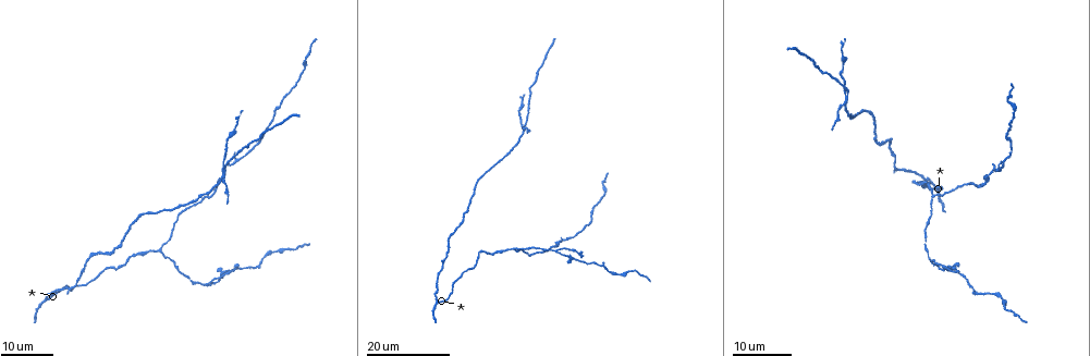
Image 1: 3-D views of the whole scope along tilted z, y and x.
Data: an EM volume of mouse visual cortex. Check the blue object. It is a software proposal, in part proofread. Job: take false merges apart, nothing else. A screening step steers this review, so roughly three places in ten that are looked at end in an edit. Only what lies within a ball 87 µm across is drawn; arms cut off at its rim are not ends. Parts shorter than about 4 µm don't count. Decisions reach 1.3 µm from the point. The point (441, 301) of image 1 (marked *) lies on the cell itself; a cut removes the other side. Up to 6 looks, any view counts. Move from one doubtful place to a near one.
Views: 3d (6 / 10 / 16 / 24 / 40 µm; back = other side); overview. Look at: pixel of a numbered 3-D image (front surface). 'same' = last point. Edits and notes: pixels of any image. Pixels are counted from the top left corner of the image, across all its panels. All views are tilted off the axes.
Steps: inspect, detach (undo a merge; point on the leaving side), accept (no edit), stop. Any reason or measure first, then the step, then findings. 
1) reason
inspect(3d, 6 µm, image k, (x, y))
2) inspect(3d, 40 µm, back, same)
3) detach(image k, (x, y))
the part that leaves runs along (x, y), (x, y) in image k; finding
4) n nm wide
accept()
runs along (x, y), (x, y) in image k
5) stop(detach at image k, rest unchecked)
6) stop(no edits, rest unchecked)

arms part here
inspect(3d, 24 µm, image 1, (208, 282))

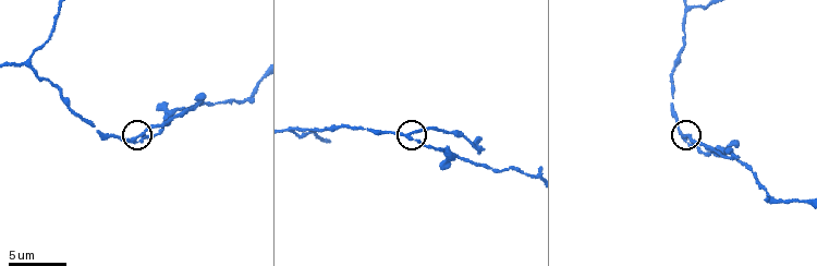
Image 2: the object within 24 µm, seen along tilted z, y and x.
inspect(3d, 6 µm, image 2, (411, 137))

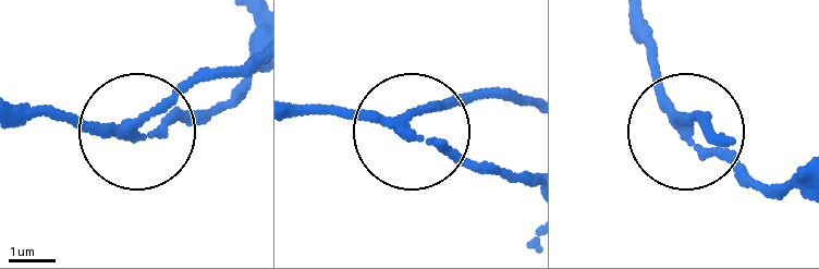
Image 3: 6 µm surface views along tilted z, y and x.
3 arms
detach(image 3, (184, 83))
two cells meet here

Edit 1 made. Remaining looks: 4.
inspect(3d, 6 µm, image 2, (30, 62))

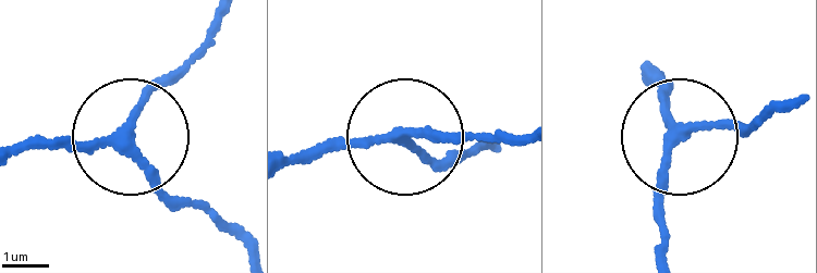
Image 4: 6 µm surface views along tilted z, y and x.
inspect(3d, 6 µm, back, image 4, (128, 137))

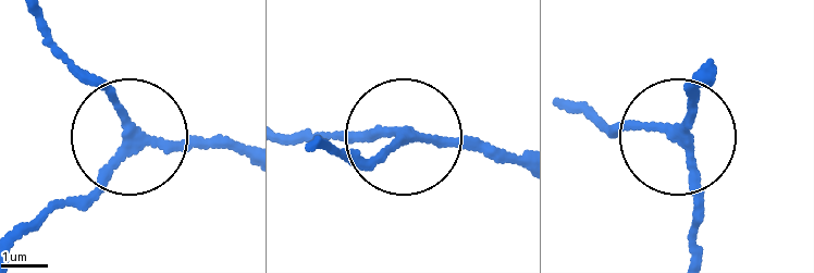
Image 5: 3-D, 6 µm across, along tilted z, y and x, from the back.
180 nm wide
accept()
one cell here

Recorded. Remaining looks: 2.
sudden change in width
inspect(3d, 6 µm, image 2, (457, 155))

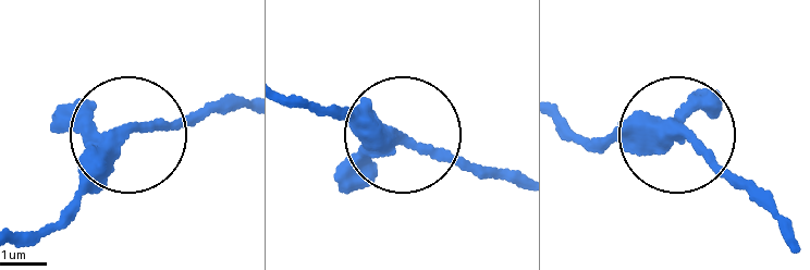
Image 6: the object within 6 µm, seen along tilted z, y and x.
3 arms
accept()
runs along (10, 237), (61, 224), (134, 133), (221, 106) in image 6; one cell here

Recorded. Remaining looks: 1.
stop(detach at image 3, rest unchecked)

